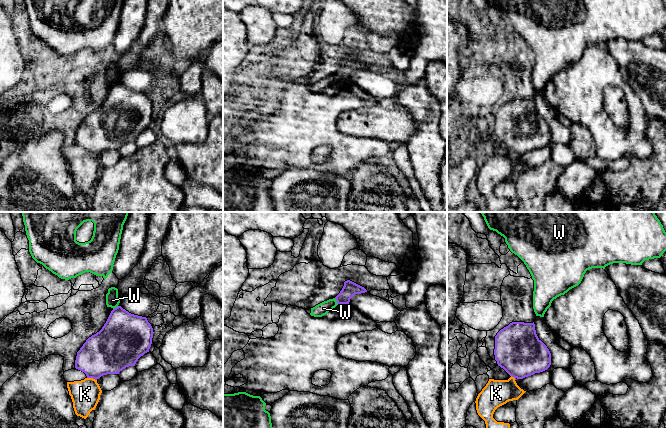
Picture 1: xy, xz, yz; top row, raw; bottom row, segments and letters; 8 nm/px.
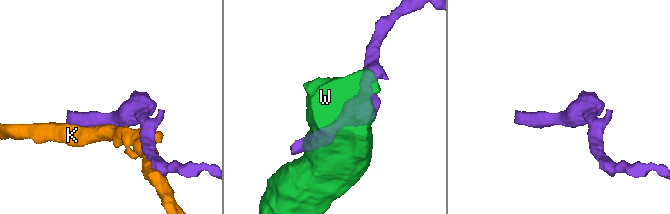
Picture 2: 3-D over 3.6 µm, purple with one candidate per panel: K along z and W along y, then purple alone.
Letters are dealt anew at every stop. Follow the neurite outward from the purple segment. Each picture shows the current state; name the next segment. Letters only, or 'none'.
none

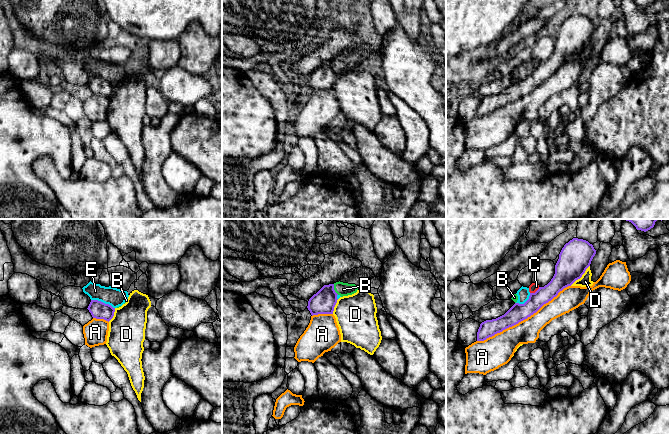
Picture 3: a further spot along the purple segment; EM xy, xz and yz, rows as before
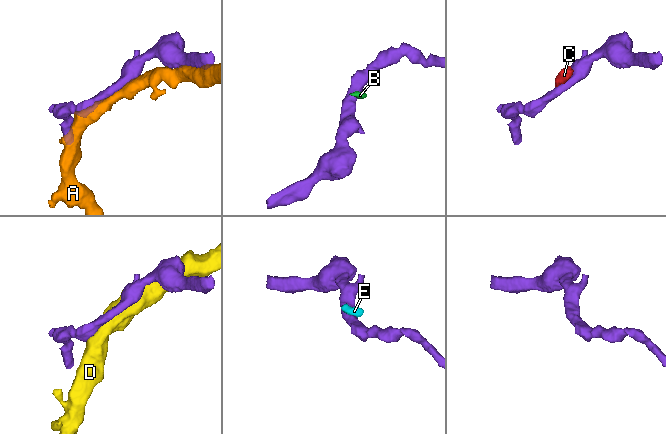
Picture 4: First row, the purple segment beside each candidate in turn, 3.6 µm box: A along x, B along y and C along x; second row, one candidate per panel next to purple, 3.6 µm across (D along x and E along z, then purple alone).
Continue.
none

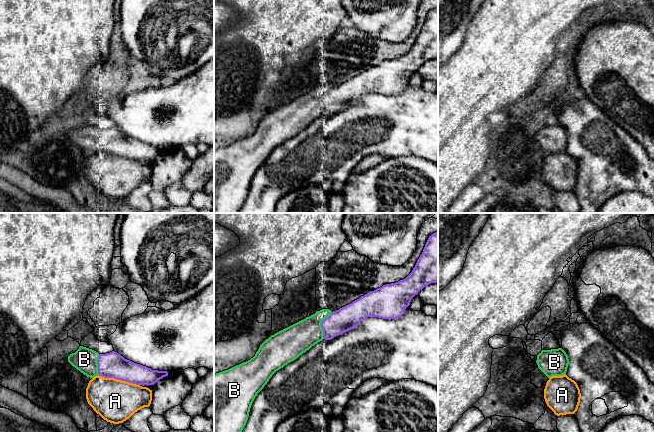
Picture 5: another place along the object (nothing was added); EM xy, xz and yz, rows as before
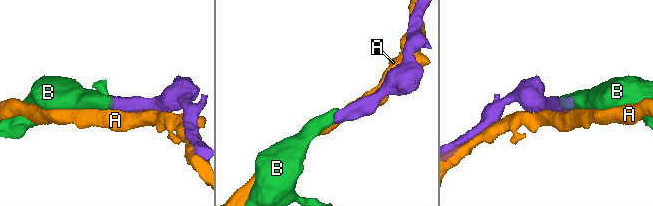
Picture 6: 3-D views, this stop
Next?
B

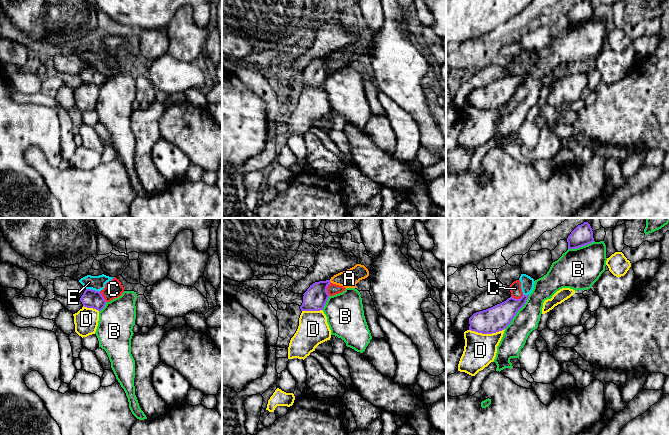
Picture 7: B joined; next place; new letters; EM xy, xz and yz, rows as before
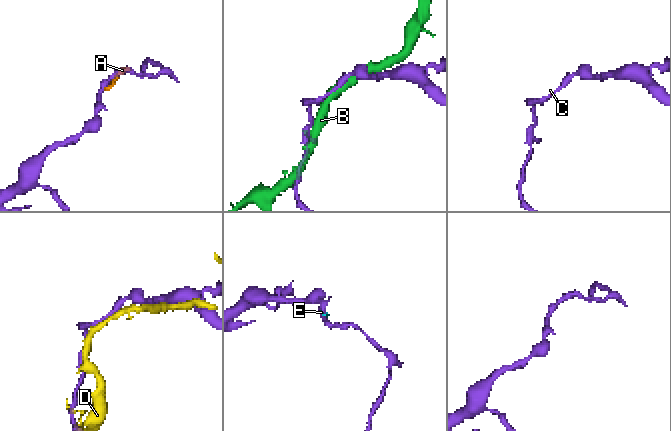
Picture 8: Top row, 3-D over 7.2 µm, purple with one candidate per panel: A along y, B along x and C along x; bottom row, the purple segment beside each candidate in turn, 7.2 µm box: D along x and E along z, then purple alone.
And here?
none

